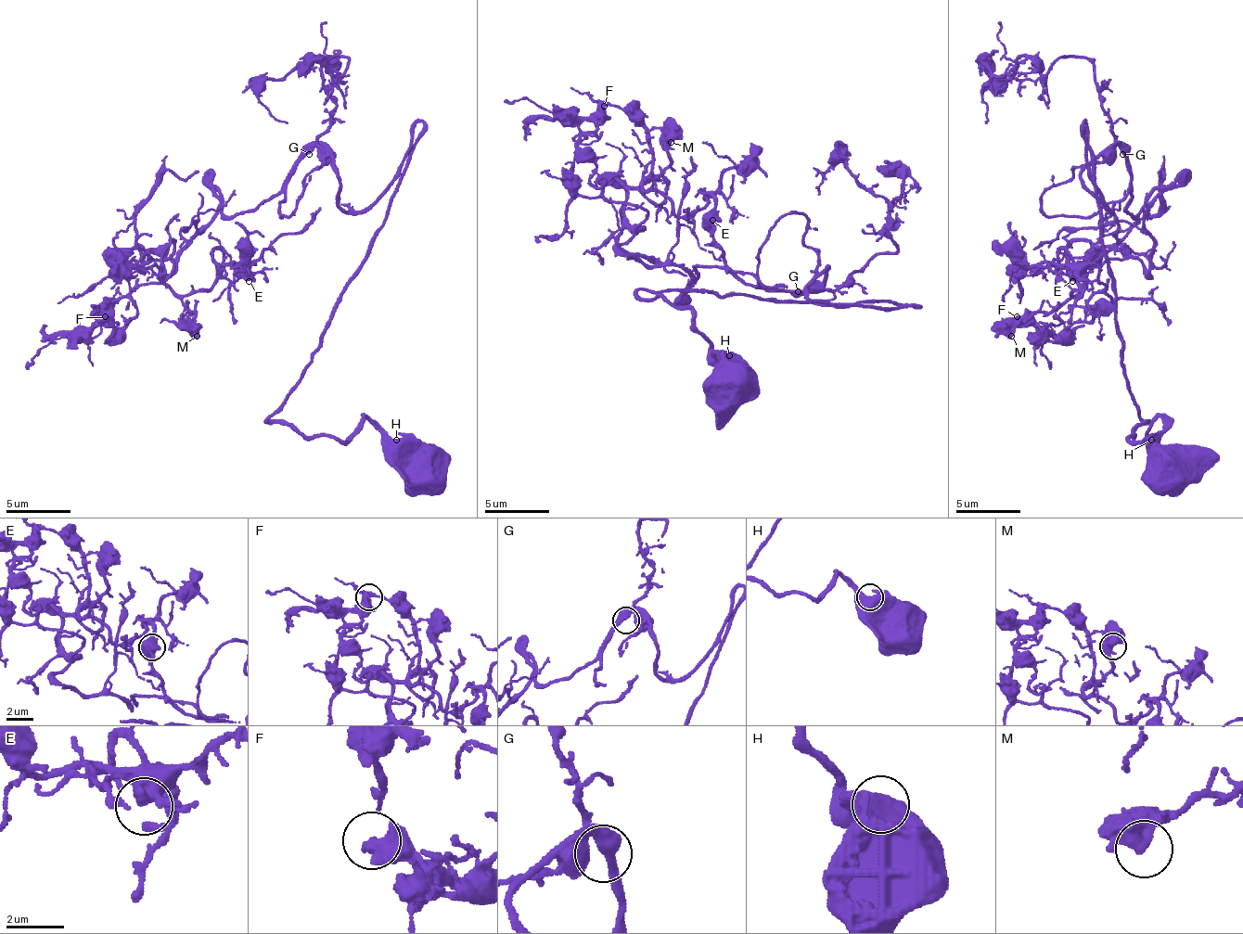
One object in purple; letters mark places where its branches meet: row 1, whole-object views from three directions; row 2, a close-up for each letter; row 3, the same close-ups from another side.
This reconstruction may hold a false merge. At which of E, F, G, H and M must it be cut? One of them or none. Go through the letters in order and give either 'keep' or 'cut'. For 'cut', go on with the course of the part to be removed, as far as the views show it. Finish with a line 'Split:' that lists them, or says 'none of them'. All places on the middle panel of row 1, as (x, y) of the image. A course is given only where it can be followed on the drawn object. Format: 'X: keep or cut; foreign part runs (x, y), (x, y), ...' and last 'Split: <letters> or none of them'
E: keep
F: keep
G: keep
H: keep
M: keep
Split: none of them

